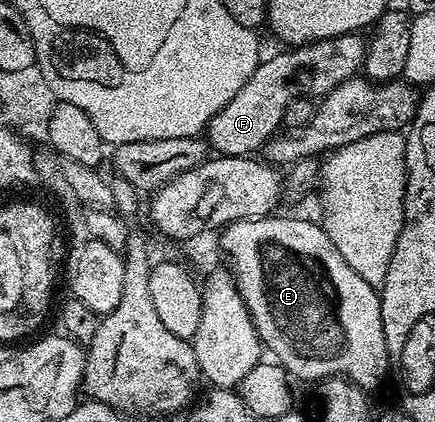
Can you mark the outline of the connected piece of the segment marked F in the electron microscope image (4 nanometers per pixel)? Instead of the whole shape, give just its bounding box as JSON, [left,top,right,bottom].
[204,34,367,156]

